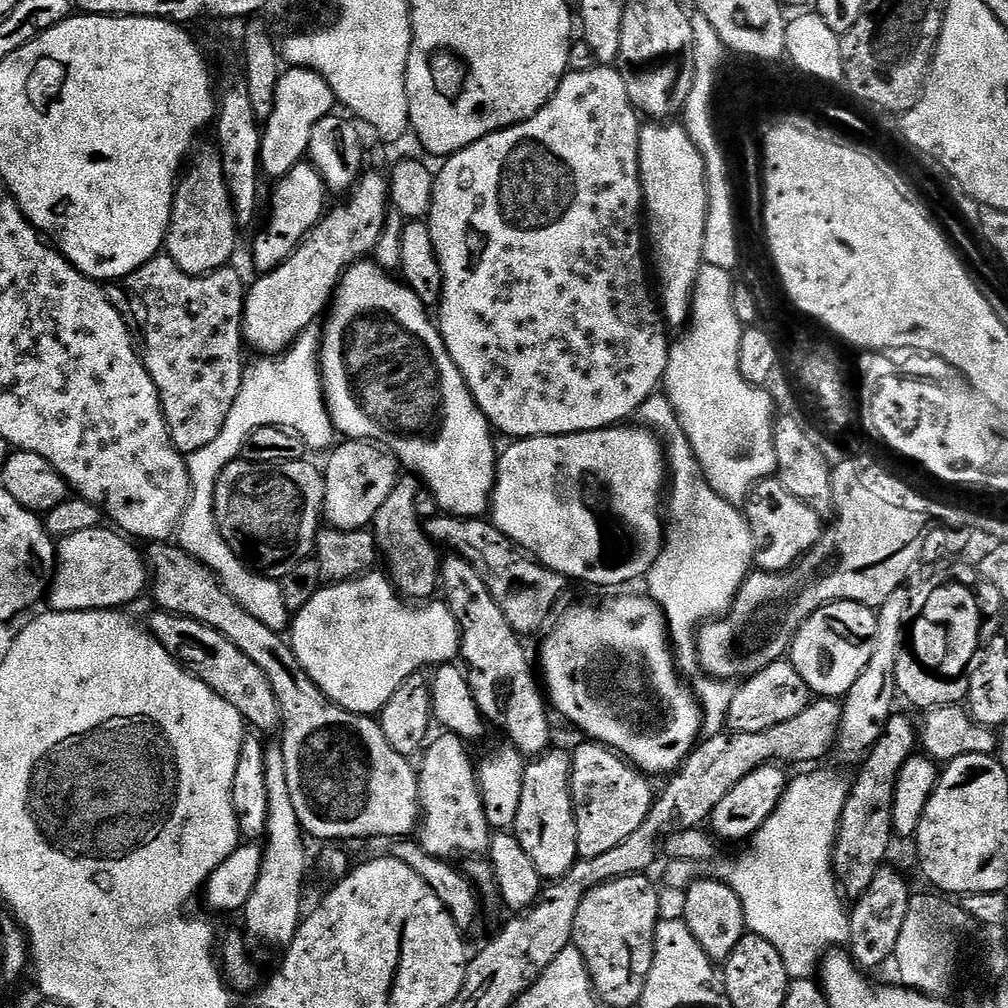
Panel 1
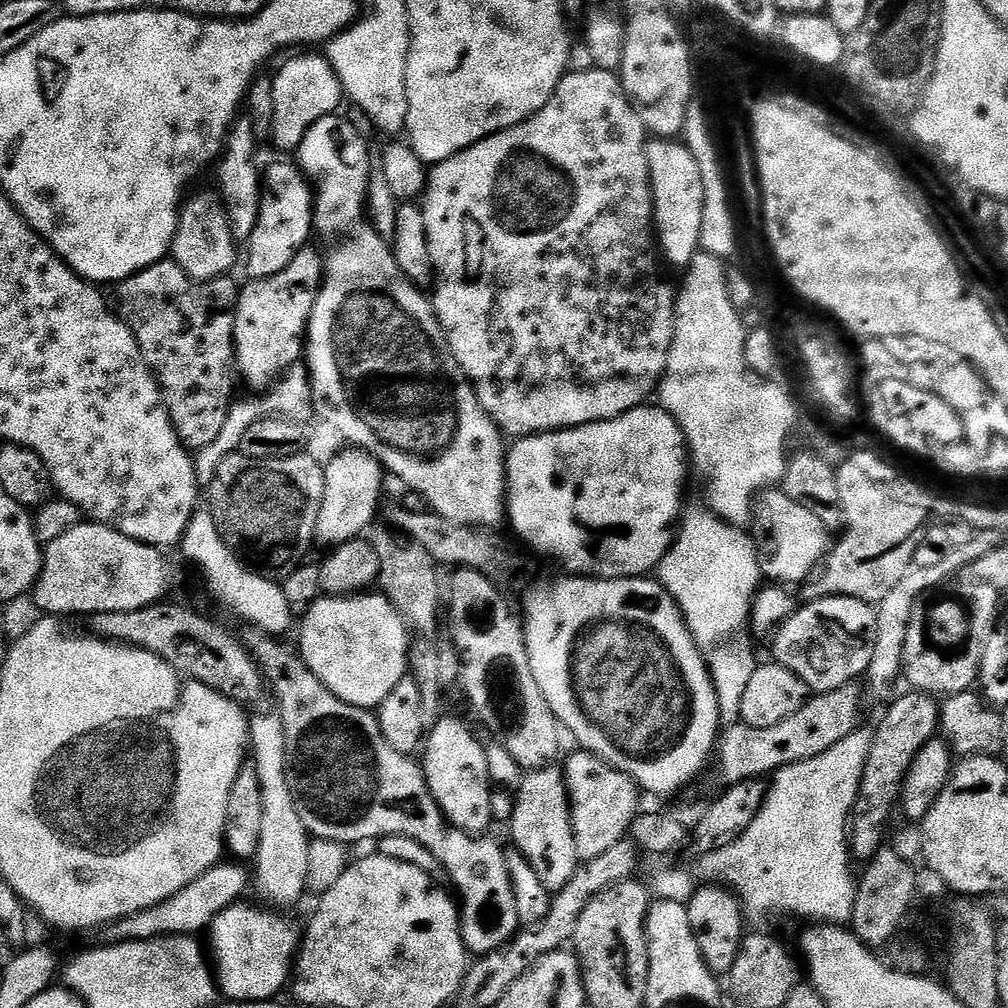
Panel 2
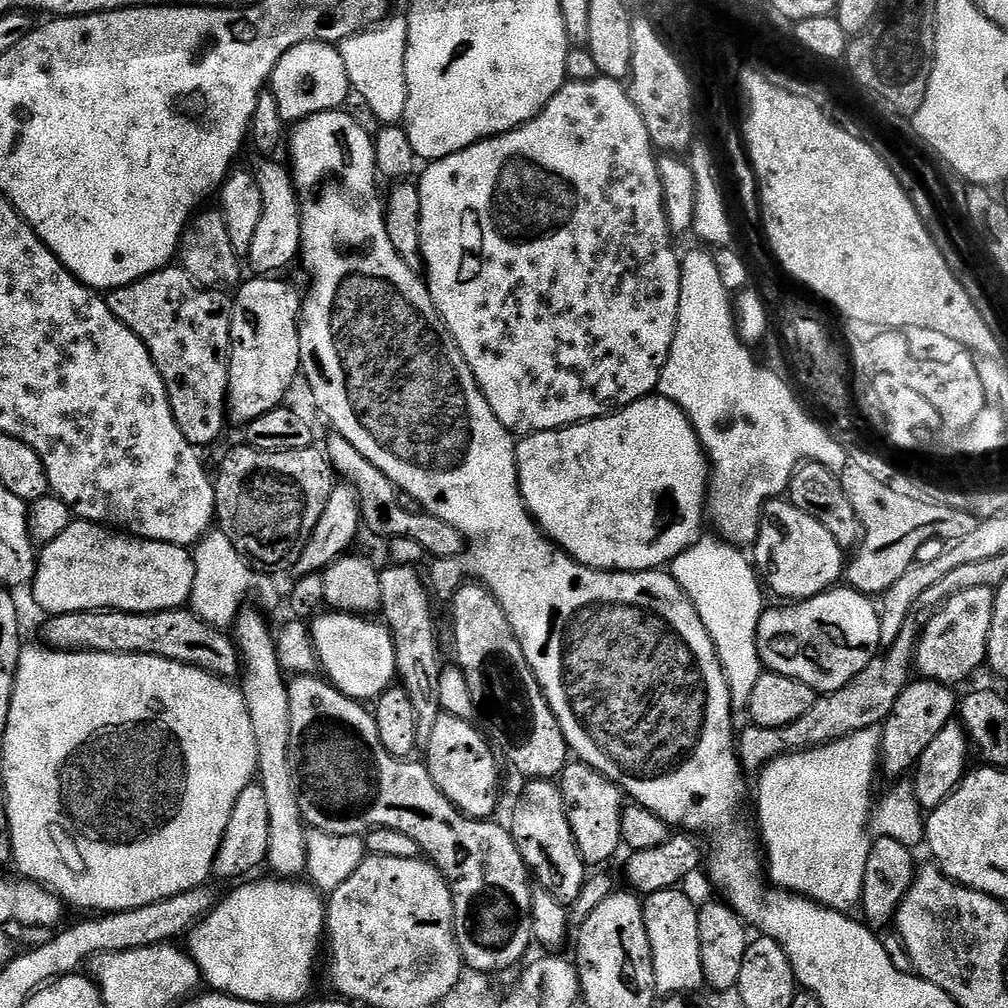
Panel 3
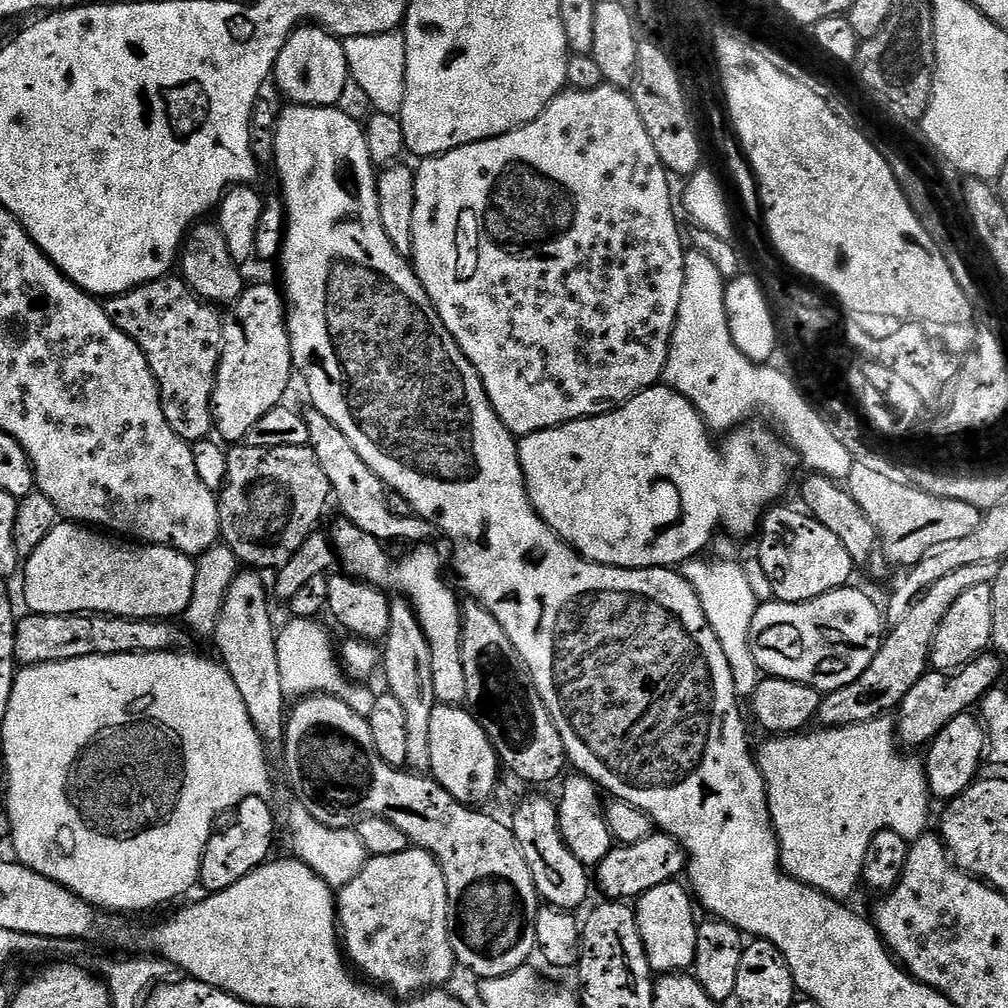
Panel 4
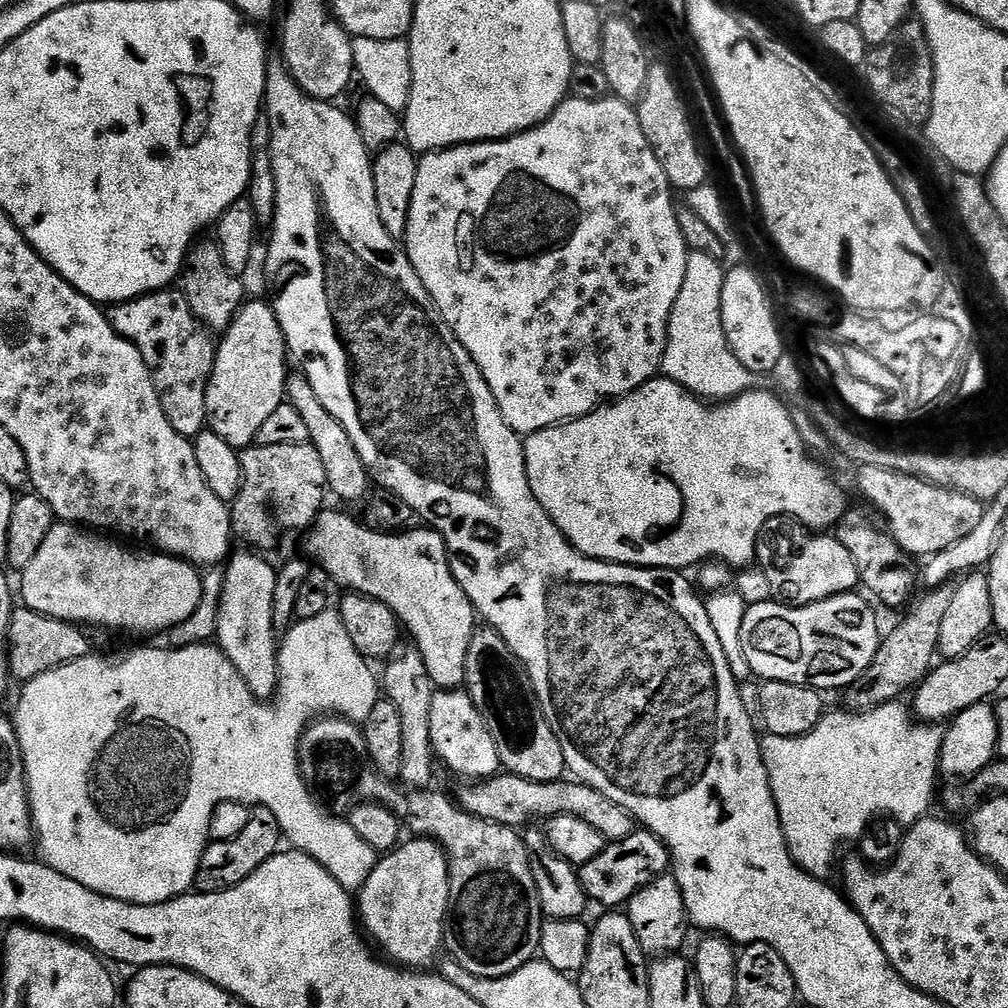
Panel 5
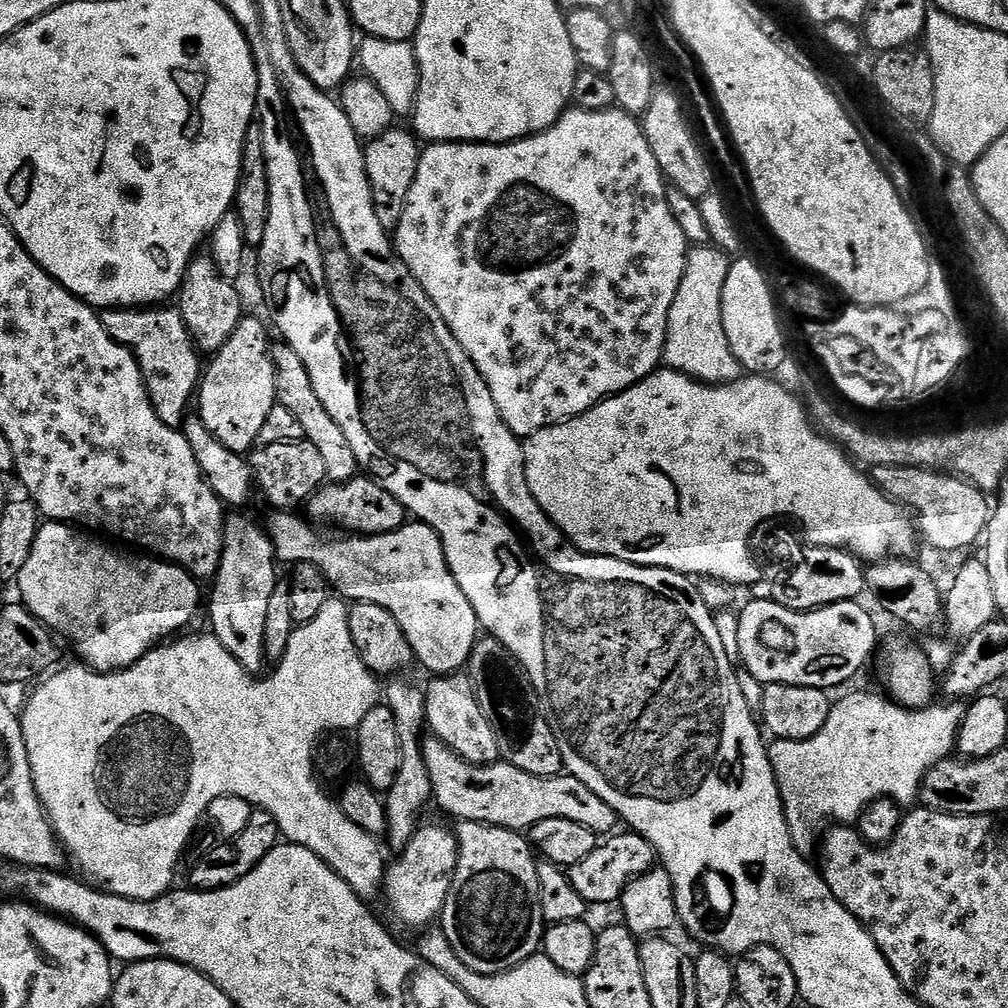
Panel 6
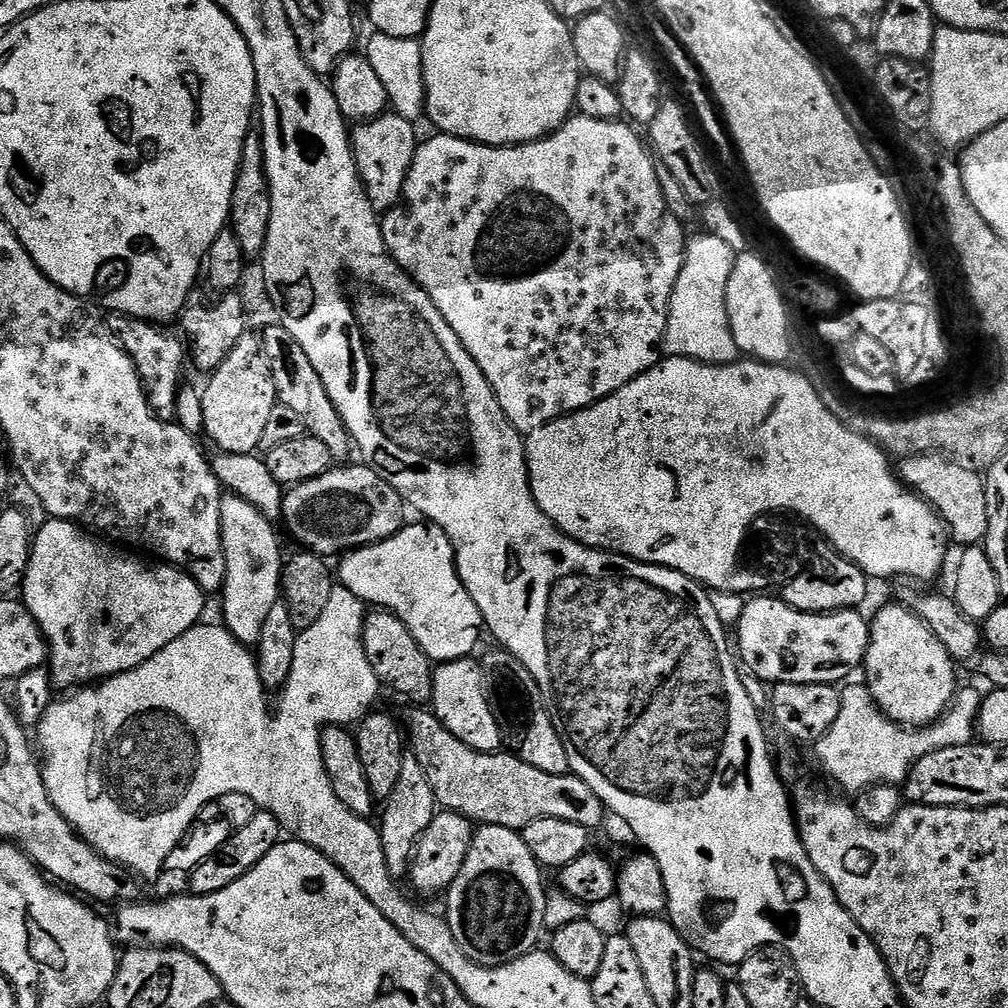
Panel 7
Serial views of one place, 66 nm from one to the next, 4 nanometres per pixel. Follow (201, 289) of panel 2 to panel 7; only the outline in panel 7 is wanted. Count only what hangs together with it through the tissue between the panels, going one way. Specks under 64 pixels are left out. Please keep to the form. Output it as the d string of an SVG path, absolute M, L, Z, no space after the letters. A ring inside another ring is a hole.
M112 314L109 317L107 331L134 362L140 384L144 387L144 394L148 399L148 409L160 420L175 421L176 398L182 387L180 379L184 376L184 364L186 368L186 348L181 337L163 332L160 329L163 327L150 320L135 320L133 316L119 314Z

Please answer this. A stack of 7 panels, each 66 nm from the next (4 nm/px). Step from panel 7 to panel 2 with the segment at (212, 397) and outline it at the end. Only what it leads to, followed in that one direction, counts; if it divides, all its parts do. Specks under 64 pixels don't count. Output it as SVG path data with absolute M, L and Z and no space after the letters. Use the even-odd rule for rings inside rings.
M312 248L301 249L281 273L261 280L249 279L240 289L234 326L236 366L243 383L245 380L252 388L271 389L305 351L308 319L324 282L325 257Z

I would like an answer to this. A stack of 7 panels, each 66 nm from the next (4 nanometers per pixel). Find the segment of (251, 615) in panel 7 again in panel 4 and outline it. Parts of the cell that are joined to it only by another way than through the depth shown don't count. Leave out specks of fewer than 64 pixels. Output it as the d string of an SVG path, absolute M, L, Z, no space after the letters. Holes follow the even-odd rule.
M244 570L233 580L232 589L224 600L223 617L216 626L215 640L224 655L223 663L234 678L256 728L265 741L271 742L279 736L283 737L286 732L286 672L280 669L278 632L276 636L276 628L272 625L272 608L268 605L268 588L260 576L263 575L259 571Z

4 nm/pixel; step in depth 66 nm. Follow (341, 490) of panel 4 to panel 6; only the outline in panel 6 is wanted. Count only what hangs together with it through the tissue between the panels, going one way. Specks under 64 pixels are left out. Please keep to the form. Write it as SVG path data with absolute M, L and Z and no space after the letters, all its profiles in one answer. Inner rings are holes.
M276 342L272 345L272 361L276 367L276 398L279 404L286 406L294 418L298 418L298 423L304 431L304 439L308 440L322 454L326 462L326 474L328 480L333 484L344 484L357 475L358 465L354 458L354 450L350 450L350 442L346 442L346 434L342 434L342 426L330 418L326 406L322 406L322 398L314 394L314 386L310 382L310 374L294 354L294 350L289 344Z

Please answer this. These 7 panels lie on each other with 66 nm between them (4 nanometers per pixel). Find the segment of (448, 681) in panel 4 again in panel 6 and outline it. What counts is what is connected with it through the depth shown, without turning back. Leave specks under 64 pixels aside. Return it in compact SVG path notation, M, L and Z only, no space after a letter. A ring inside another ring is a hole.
M276 510L266 523L268 539L276 551L276 559L281 565L295 566L310 563L320 568L328 581L328 587L337 597L358 604L382 606L394 614L398 626L402 626L402 634L406 634L406 642L410 642L412 655L426 671L436 676L456 674L467 665L472 656L482 629L480 620L474 614L474 606L470 606L470 598L462 594L462 586L454 578L448 565L444 544L440 536L428 524L406 522L398 530L362 536L359 534L340 534L337 540L324 540L324 536L311 523L306 524L298 514L288 510Z

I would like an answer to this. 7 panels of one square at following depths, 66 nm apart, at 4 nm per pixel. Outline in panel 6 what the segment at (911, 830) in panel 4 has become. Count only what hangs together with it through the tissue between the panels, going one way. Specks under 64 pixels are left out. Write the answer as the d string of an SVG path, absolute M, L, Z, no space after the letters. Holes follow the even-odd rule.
M848 692L841 700L837 699L830 710L830 718L826 718L826 726L822 726L822 730L818 730L818 734L814 734L809 740L778 740L773 739L768 749L768 757L772 763L772 769L776 775L778 782L778 790L780 797L784 803L784 813L788 819L788 832L792 835L794 846L801 852L803 856L811 857L812 847L817 847L818 832L816 836L815 824L820 824L823 820L832 819L840 826L848 826L853 822L859 821L864 807L875 800L896 800L902 806L912 806L917 803L920 790L923 786L924 776L936 764L942 760L947 760L956 752L956 739L958 738L958 730L962 726L962 718L964 717L965 705L960 702L944 702L948 704L933 703L931 706L922 709L903 708L897 704L895 700L887 695L875 696L872 692Z

